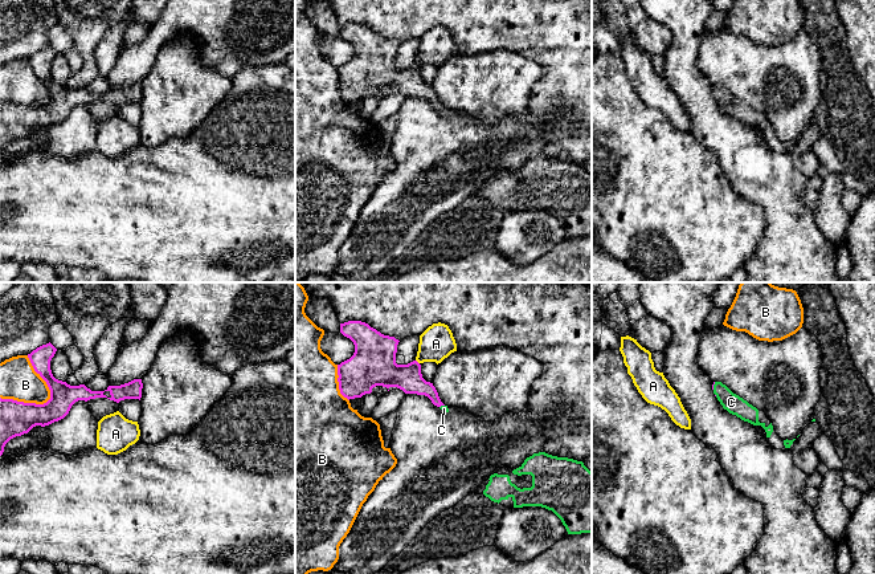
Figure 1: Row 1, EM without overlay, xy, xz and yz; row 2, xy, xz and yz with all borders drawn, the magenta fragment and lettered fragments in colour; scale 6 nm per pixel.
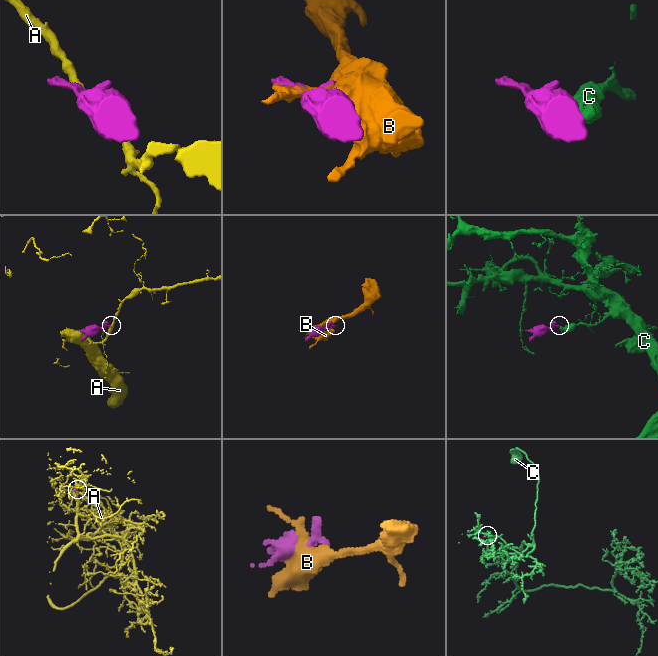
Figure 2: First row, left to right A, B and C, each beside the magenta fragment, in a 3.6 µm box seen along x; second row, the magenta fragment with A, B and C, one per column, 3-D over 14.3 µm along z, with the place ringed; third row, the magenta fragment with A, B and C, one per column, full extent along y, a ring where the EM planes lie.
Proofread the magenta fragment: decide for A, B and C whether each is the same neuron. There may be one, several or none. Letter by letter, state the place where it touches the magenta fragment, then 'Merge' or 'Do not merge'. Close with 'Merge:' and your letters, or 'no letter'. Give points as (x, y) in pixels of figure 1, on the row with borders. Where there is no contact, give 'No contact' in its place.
A: Touches magenta at xz (417, 362). Do not merge
B: Touches magenta at xy (44, 379). Do not merge
C: Touches magenta at yz (712, 386). Merge
Merge: C

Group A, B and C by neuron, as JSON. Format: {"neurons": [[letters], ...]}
{"neurons": [["A"], ["B"], ["C"]]}

